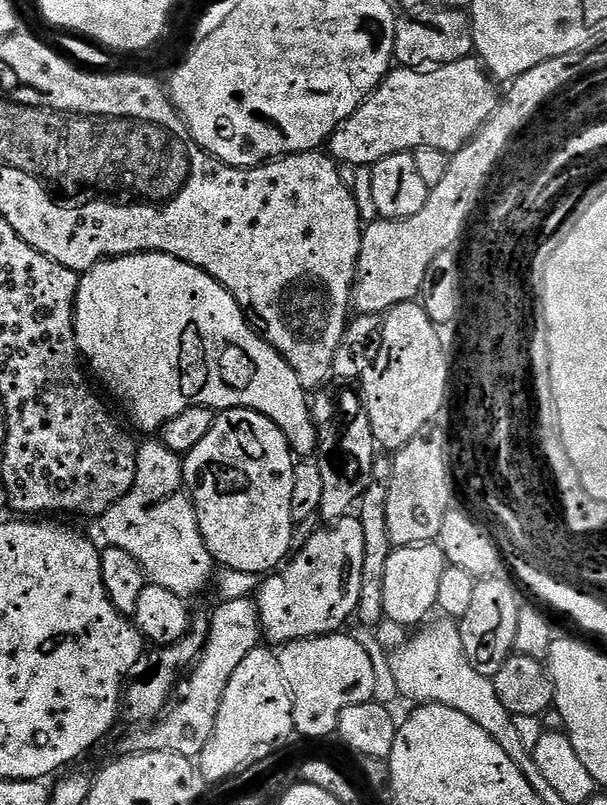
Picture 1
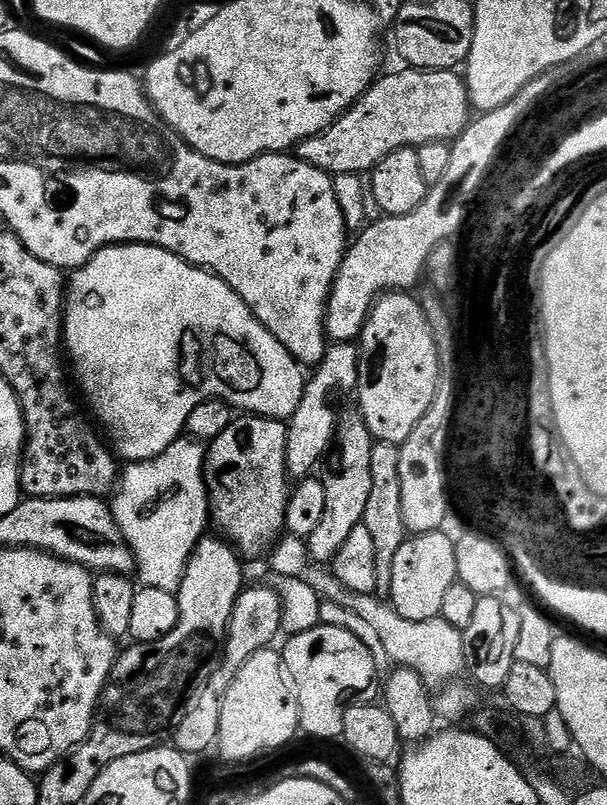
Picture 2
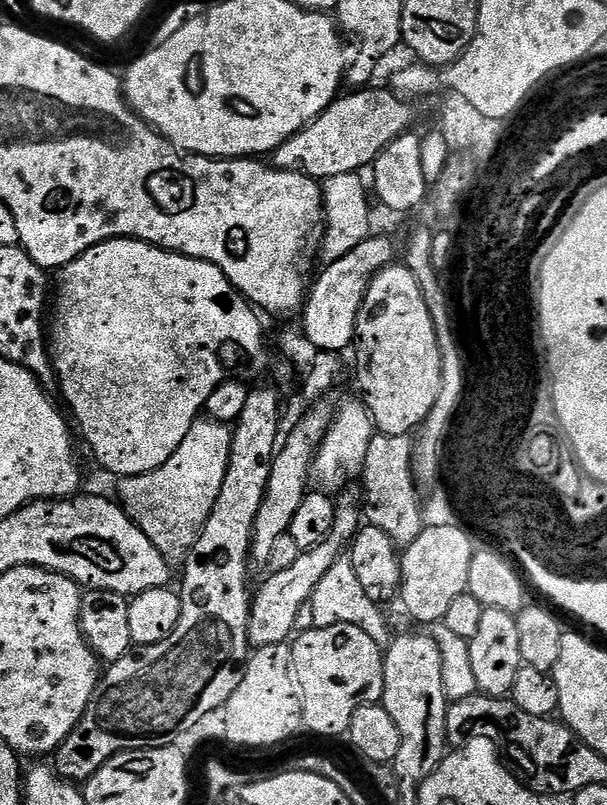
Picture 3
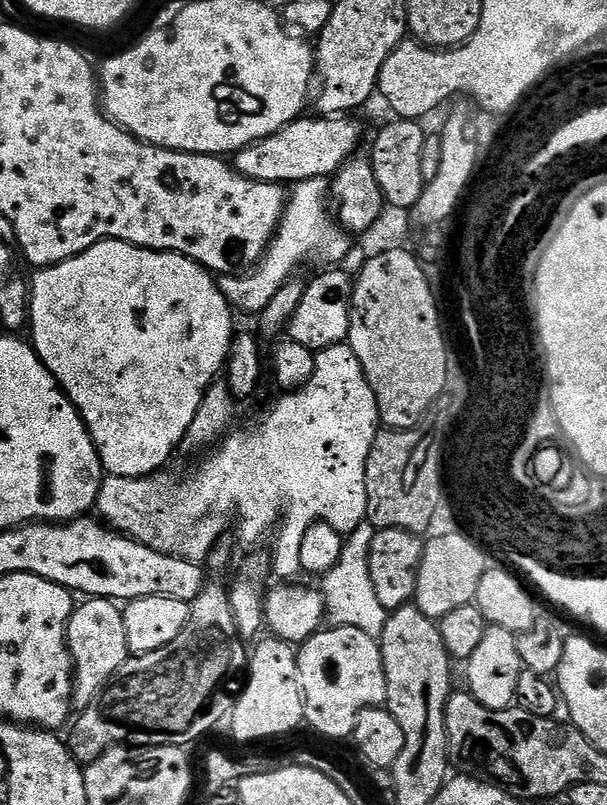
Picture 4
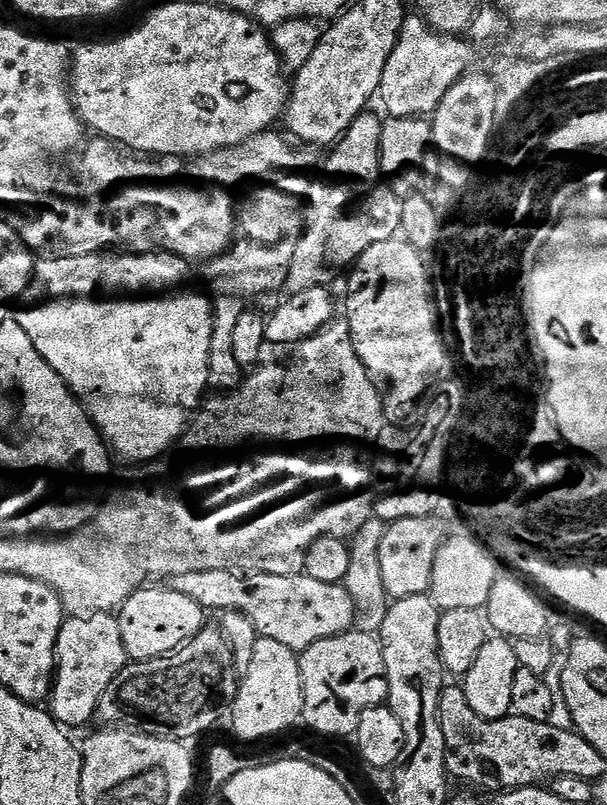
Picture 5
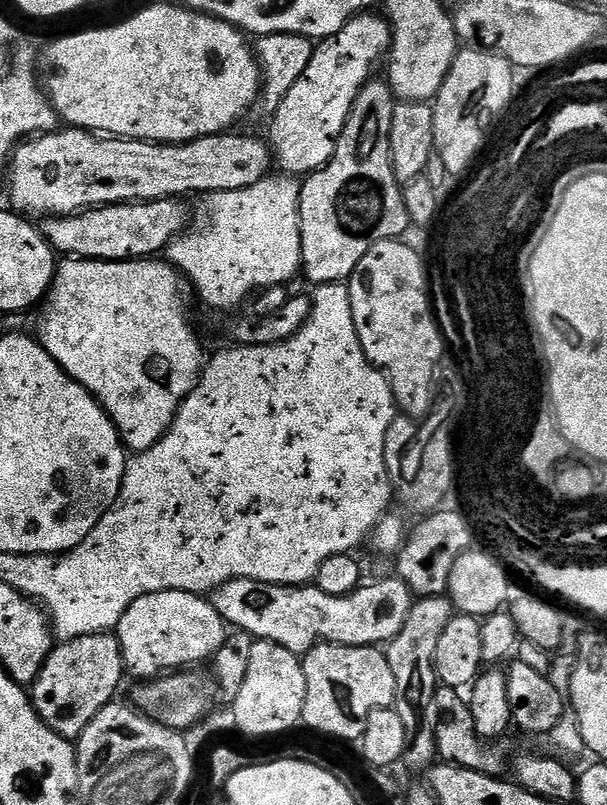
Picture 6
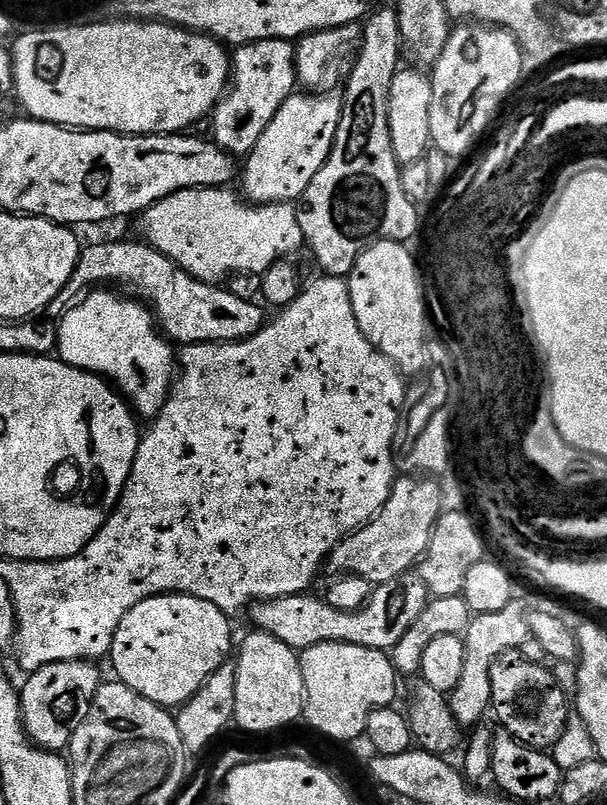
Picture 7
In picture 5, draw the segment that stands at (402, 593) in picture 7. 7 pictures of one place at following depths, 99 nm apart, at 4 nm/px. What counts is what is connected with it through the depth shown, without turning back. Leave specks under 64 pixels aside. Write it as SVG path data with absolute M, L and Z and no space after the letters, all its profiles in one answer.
M200 570L198 574L173 576L170 581L178 594L194 598L198 606L209 613L238 611L253 623L259 637L274 638L291 652L303 654L314 642L353 631L357 623L356 603L343 584L317 582L306 575L262 574L261 572L231 572L230 570Z

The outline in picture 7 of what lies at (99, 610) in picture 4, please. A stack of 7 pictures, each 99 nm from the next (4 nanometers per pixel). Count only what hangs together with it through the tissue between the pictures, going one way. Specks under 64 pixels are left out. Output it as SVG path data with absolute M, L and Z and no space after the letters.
M67 660L44 666L27 677L28 681L25 682L24 688L22 684L19 689L20 709L24 715L24 728L36 747L60 754L71 745L73 734L78 730L78 726L82 726L86 714L90 714L92 703L100 689L100 666L99 663L90 660Z

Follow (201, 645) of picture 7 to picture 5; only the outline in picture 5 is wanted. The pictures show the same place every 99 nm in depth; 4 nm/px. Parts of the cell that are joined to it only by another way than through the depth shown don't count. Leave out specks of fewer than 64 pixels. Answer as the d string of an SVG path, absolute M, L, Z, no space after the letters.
M145 586L118 610L118 619L122 626L122 642L128 651L128 659L132 662L156 660L159 656L170 656L180 651L180 647L189 642L206 627L206 610L194 602L194 598L186 598L186 594L178 594L170 586Z

